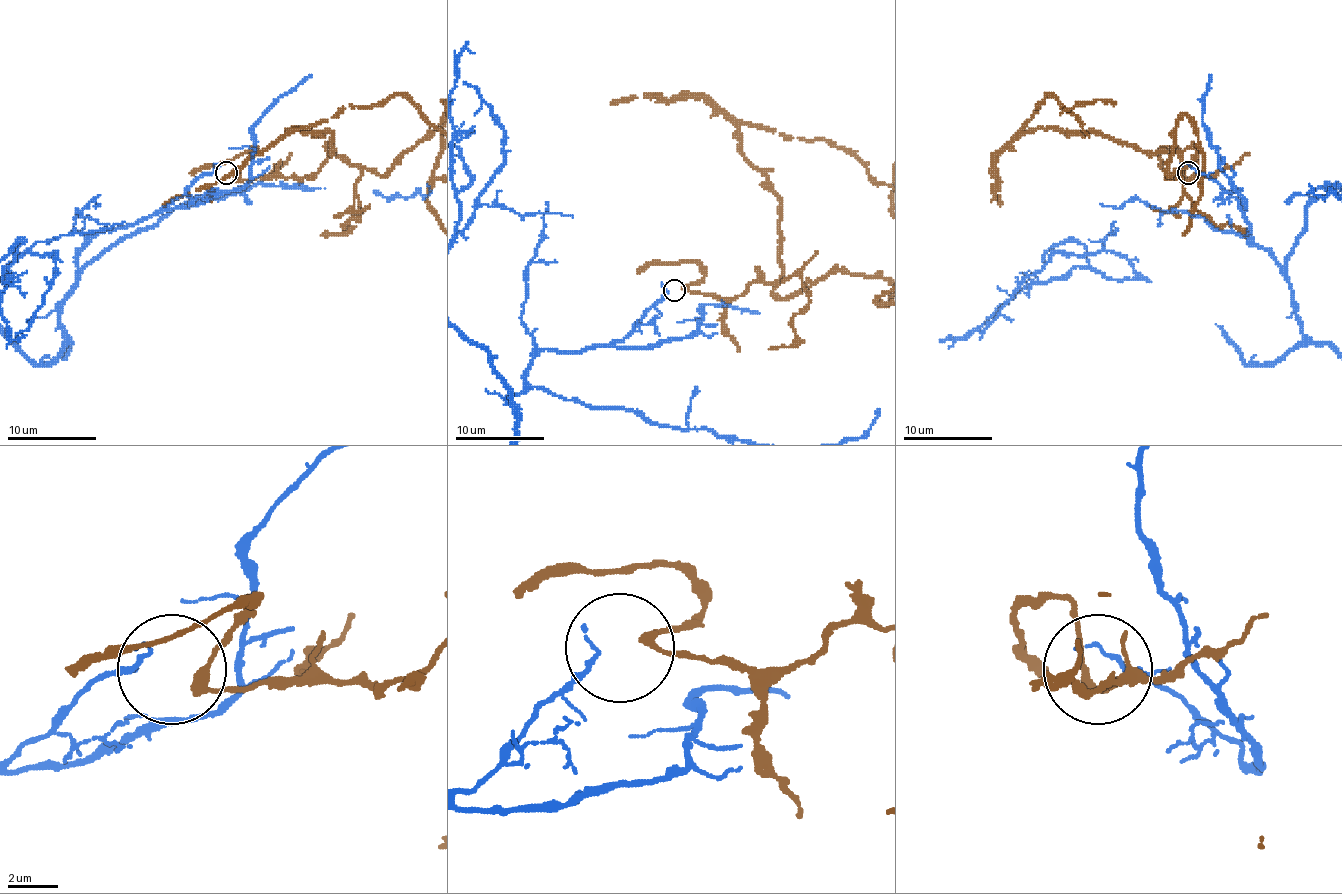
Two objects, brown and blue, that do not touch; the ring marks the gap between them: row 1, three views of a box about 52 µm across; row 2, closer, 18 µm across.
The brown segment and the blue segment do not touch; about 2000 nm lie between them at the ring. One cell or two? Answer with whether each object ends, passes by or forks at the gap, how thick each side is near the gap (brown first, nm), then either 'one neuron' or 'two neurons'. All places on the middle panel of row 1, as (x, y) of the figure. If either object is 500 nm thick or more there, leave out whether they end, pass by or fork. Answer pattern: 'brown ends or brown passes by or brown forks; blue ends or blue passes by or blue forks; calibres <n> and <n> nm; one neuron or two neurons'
brown passes by; blue passes by; calibres 320 and 140 nm; two neurons

